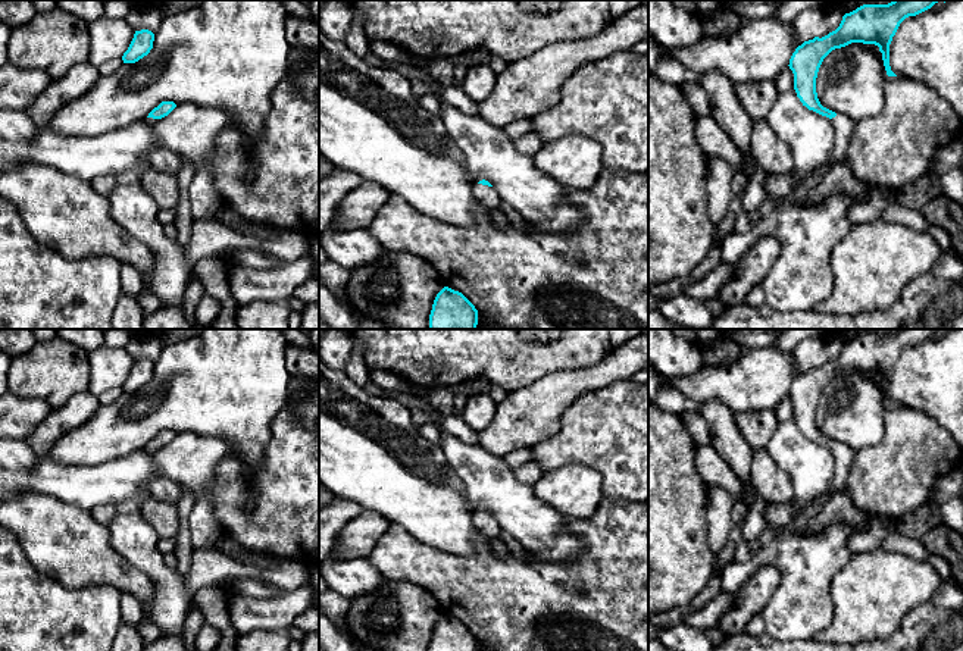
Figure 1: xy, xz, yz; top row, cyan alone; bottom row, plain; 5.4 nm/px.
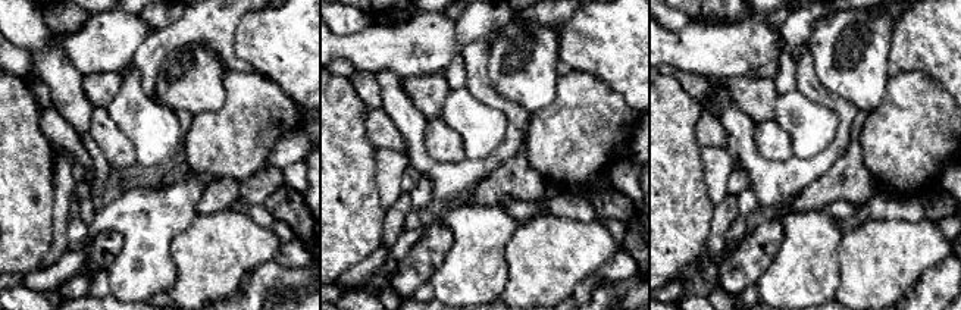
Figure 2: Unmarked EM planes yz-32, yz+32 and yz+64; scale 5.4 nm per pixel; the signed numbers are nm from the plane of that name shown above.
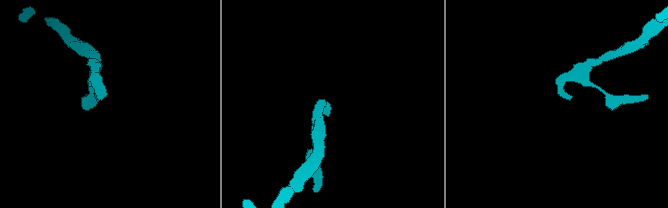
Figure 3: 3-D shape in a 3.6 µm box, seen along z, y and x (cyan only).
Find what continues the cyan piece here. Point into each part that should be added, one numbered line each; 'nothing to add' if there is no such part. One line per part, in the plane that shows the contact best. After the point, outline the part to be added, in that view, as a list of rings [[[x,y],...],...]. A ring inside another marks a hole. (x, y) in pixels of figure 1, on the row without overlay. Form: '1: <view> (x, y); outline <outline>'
1: xz (487, 525); outline [[[476,513],[475,514],[475,528],[487,536],[498,536],[501,533],[501,526],[494,516]]]

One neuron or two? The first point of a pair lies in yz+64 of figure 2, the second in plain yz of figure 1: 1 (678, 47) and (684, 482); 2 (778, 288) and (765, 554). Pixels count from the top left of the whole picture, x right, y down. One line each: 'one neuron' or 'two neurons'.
1: two neurons
2: one neuron

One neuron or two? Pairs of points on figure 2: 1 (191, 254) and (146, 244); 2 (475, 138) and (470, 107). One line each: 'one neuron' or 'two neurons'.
1: two neurons
2: one neuron

